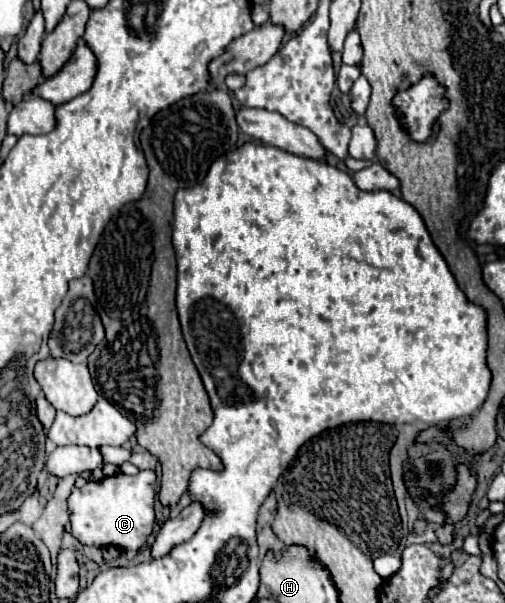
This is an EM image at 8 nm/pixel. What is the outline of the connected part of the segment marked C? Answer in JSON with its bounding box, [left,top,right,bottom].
[66,470,156,552]

